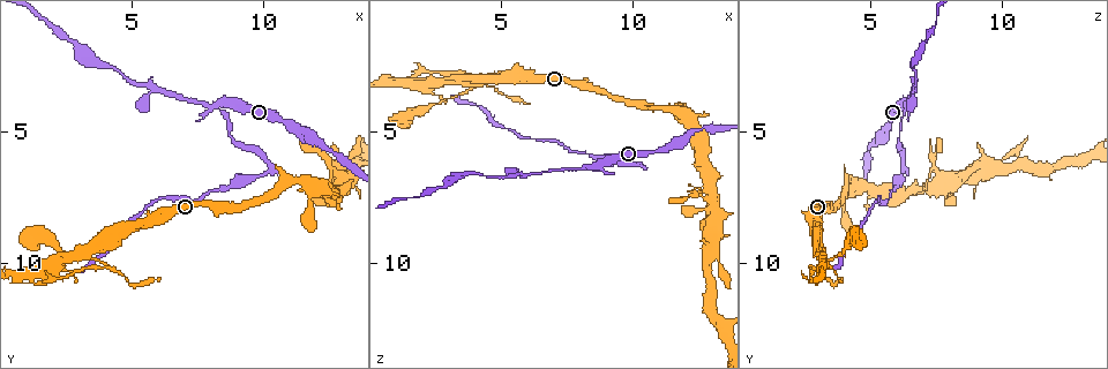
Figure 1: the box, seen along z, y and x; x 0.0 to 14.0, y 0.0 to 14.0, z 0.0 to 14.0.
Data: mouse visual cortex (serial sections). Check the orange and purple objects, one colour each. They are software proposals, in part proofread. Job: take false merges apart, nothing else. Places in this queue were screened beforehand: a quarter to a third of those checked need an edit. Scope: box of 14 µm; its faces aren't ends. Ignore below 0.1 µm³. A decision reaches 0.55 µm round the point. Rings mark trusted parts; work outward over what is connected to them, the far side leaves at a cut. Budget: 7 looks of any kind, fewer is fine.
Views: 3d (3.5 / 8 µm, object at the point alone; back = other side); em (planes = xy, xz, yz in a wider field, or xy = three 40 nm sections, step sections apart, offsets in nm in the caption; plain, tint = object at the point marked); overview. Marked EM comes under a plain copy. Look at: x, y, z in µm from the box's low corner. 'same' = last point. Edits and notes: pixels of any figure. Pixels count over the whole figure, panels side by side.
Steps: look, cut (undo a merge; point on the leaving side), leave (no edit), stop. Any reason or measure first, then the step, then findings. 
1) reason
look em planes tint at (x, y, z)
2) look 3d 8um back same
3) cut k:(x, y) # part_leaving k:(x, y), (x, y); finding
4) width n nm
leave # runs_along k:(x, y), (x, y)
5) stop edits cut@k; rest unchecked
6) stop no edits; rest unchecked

sharp bend
look 3d 8um at (8.7, 4.0, 6.3)

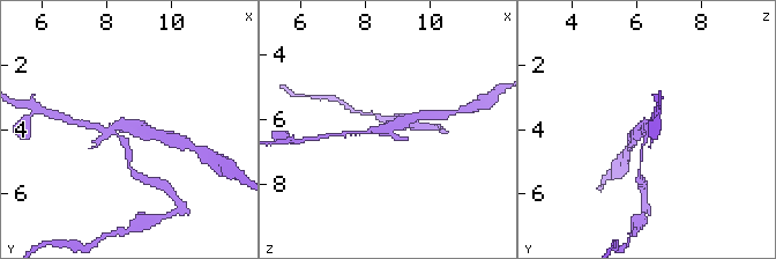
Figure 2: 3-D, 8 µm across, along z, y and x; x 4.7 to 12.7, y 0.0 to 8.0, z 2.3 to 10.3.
look em xy step 5 tint at (8.7, 4.0, 6.2)

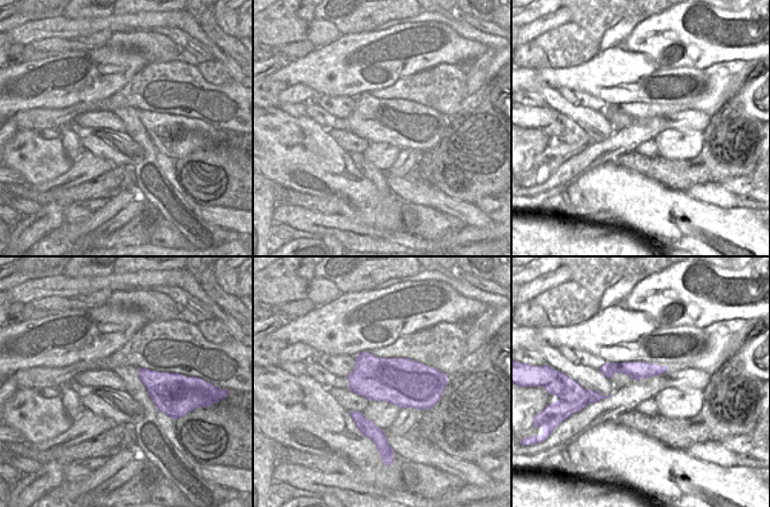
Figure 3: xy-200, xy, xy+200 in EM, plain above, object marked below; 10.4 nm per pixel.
leave # runs_along 3:(604, 368), (664, 370); one cell here

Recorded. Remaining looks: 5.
sharp bend
look 3d 8um back at (5.9, 3.4, 6.7)

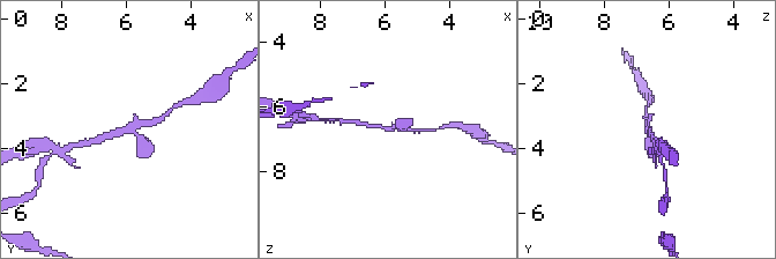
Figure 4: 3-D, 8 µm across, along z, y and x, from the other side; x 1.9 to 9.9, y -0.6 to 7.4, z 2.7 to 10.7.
now the EM
look em xy step 3 tint at (5.9, 3.4, 6.7)

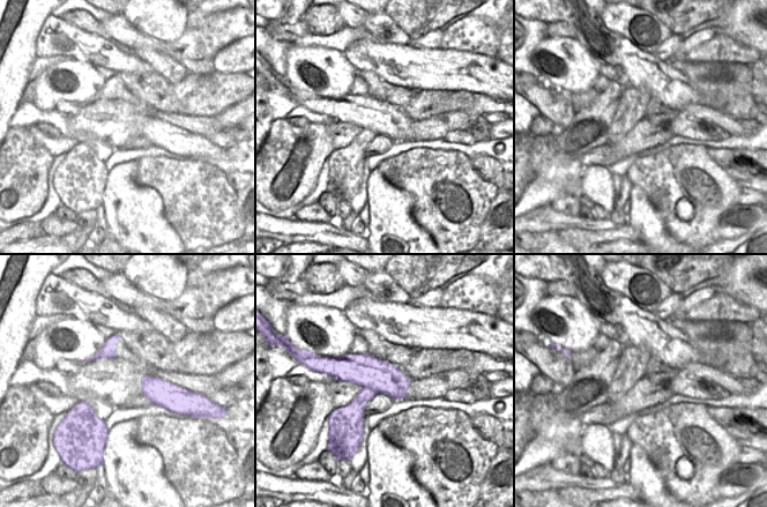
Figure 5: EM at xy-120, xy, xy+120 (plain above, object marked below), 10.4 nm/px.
leave # runs_along 4:(97, 138), (159, 119); one cell here

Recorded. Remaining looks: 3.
look 3d 3.5um at (12.6, 6.4, 7.4)

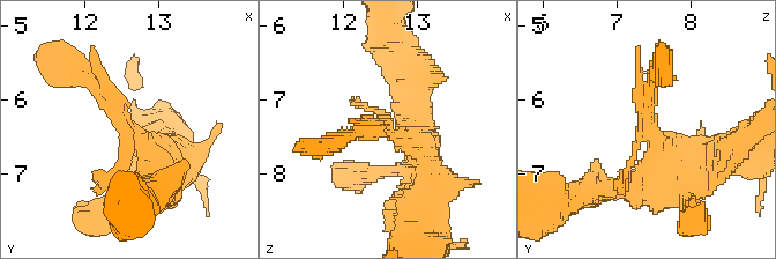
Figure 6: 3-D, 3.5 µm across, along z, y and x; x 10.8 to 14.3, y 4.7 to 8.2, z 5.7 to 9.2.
now the EM
look em planes tint at (12.60, 6.35, 7.45)

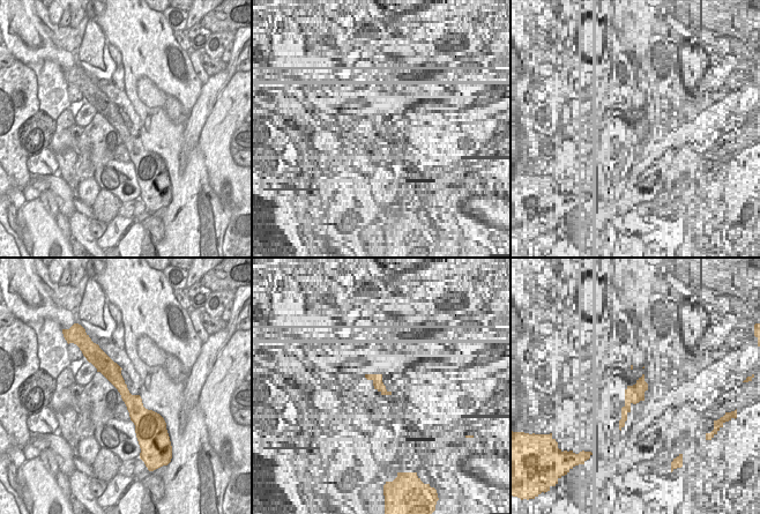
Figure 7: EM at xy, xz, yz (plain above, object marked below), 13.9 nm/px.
leave # runs_along 6:(161, 186), (154, 155), (75, 69); continuous, no second cell

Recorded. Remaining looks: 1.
stop no edits; rest unchecked

